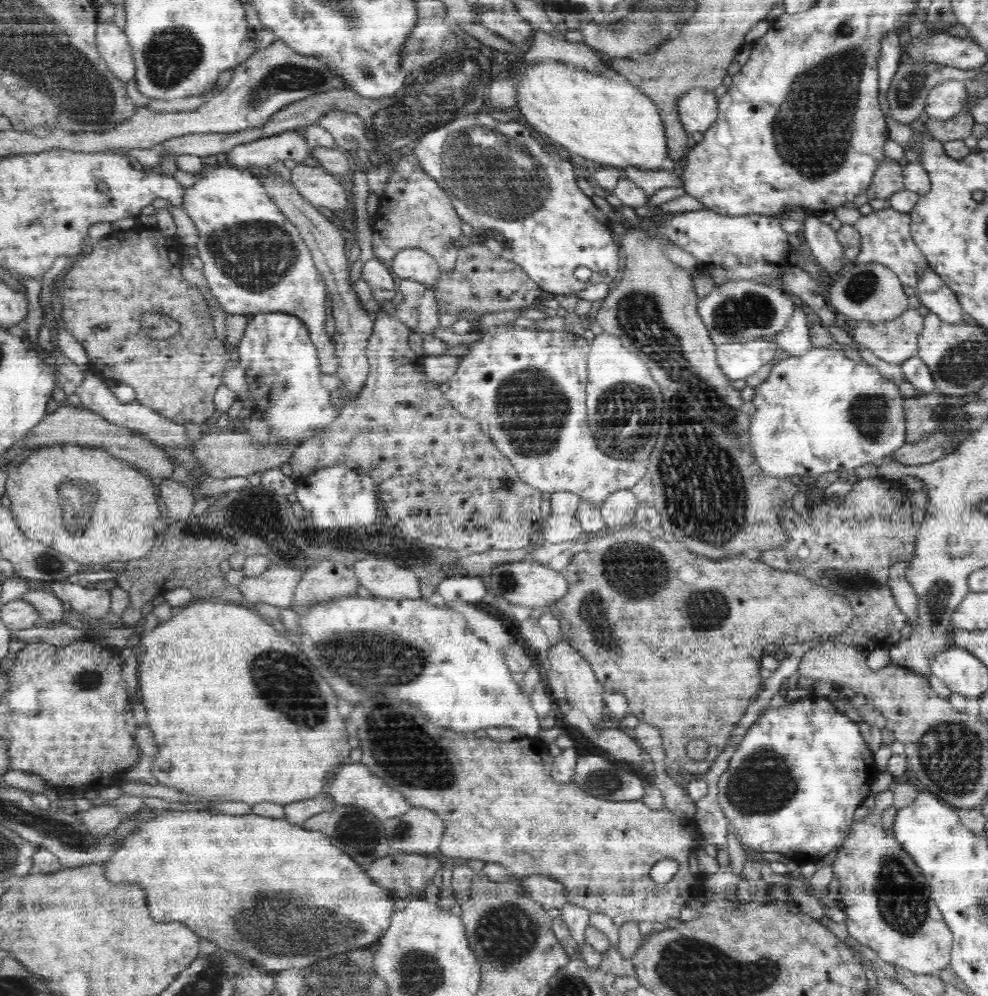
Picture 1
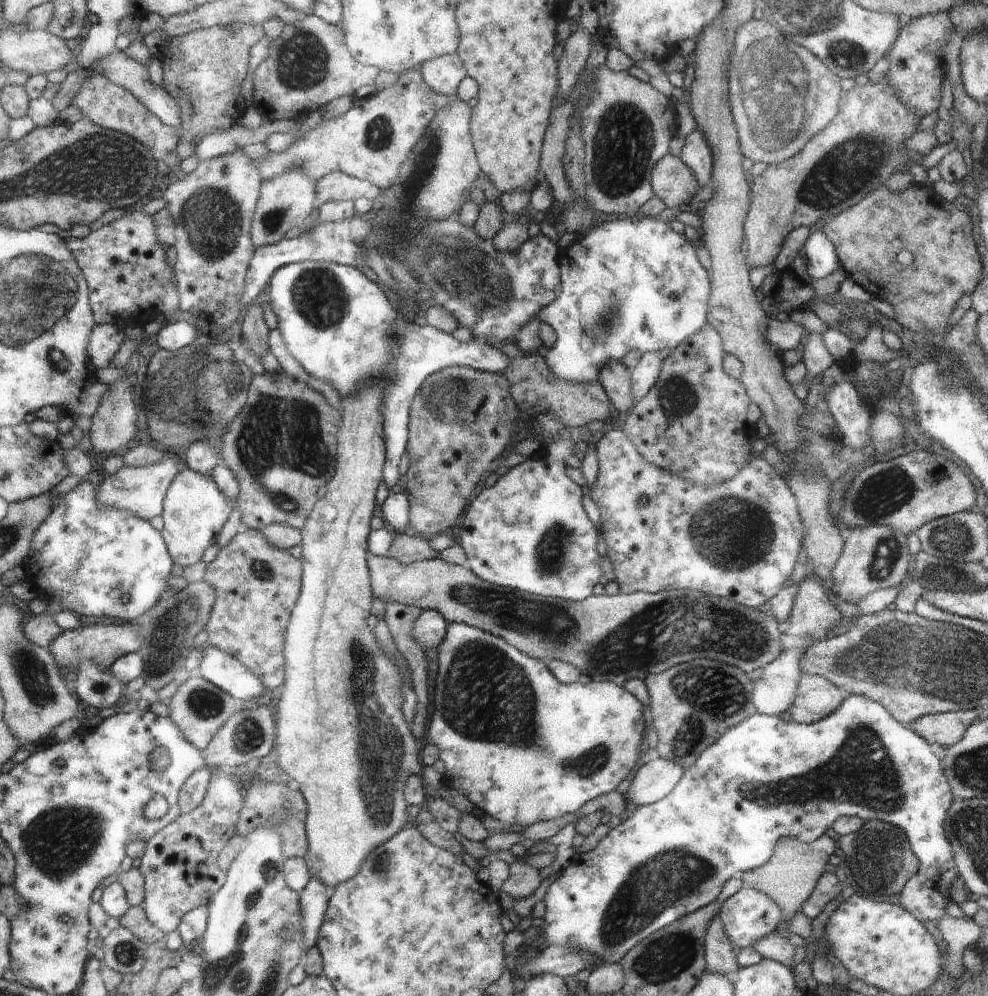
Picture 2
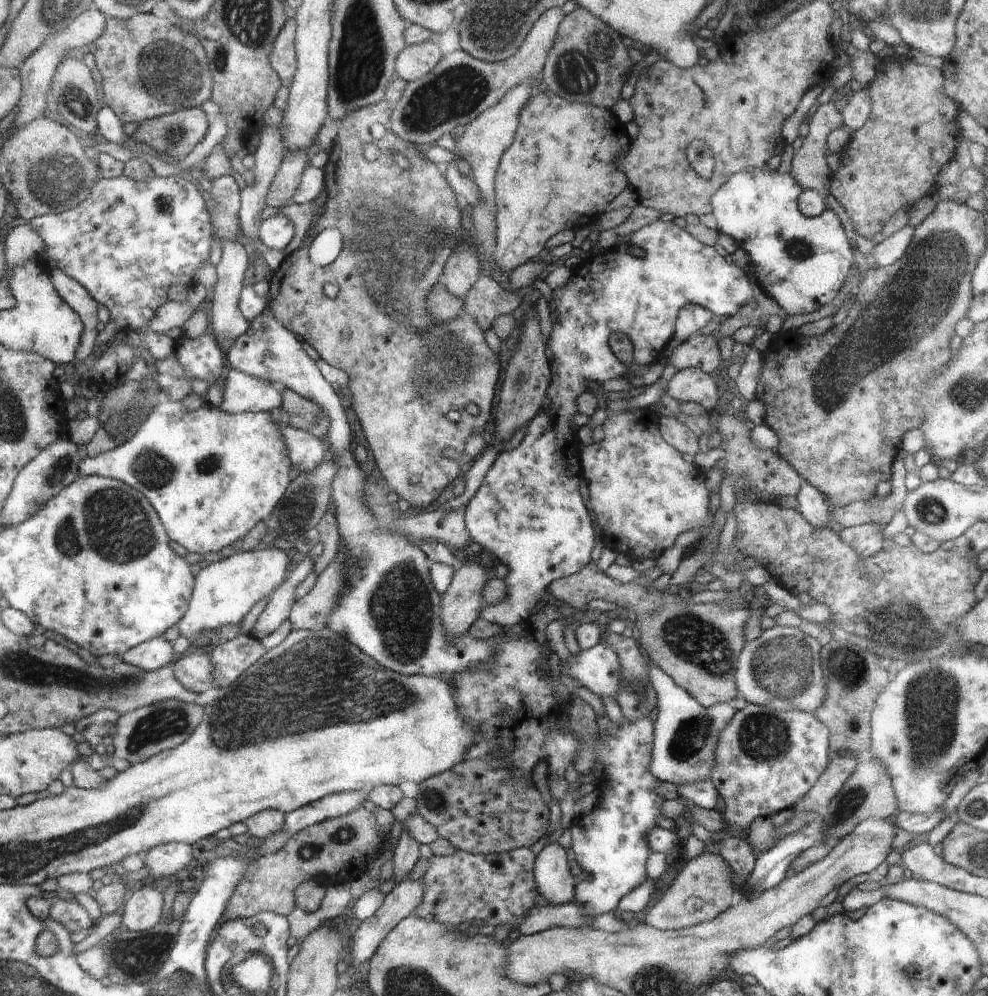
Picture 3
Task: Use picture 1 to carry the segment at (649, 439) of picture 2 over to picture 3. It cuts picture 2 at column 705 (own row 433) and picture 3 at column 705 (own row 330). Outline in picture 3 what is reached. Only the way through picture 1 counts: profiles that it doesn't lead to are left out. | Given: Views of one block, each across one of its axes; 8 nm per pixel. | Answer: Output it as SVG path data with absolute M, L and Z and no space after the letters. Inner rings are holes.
M697 368L676 372L668 382L665 392L680 402L698 402L708 413L716 408L716 384L708 373Z

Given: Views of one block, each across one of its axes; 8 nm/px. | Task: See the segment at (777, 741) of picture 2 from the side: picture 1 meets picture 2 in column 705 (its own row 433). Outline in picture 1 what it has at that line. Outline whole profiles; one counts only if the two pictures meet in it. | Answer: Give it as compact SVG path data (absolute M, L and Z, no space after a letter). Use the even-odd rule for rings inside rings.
M814 347L802 356L791 356L785 360L776 363L761 384L754 388L755 394L752 399L756 412L750 414L750 422L752 422L750 438L752 439L752 447L754 455L756 455L757 463L766 471L766 474L777 477L778 479L790 478L791 476L810 478L820 478L826 473L840 473L846 470L852 473L858 466L868 463L878 463L880 458L890 456L897 452L901 446L906 444L906 424L905 424L905 399L900 394L898 385L892 380L884 377L876 367L866 363L866 361L858 358L841 354L829 347Z

